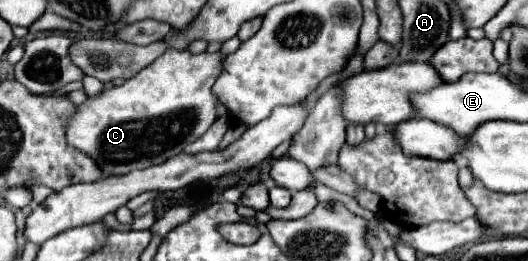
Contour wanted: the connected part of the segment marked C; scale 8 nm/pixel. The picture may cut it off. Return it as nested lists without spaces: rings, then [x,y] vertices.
[[[188,48],[166,50],[166,54],[156,58],[150,66],[146,66],[134,78],[126,80],[122,86],[106,88],[100,96],[88,98],[84,104],[80,104],[76,116],[68,120],[68,144],[90,154],[102,168],[104,176],[126,174],[134,168],[146,168],[152,164],[160,164],[170,156],[176,156],[178,152],[182,152],[184,144],[198,140],[218,118],[216,106],[220,104],[220,100],[212,92],[212,86],[214,80],[222,74],[222,62],[222,52],[192,54]]]

